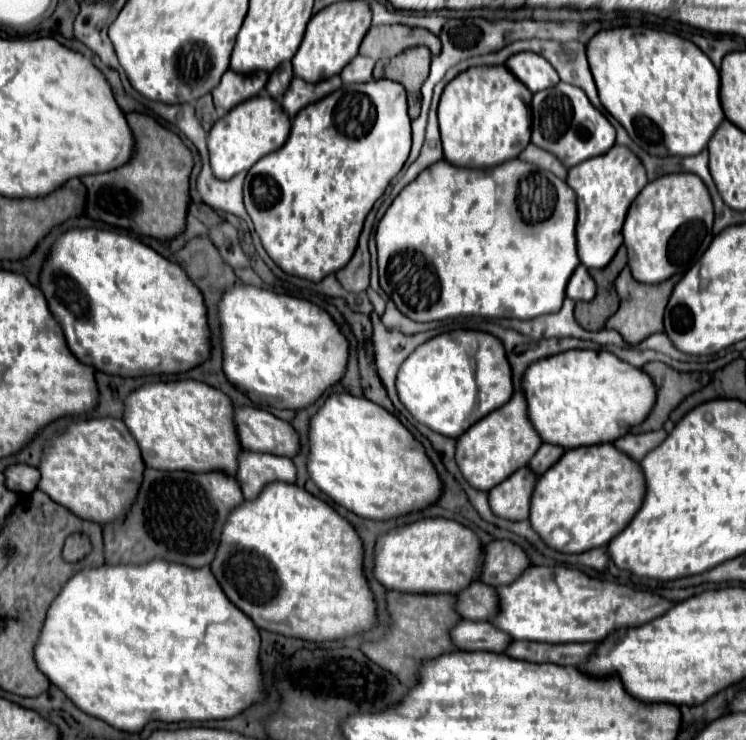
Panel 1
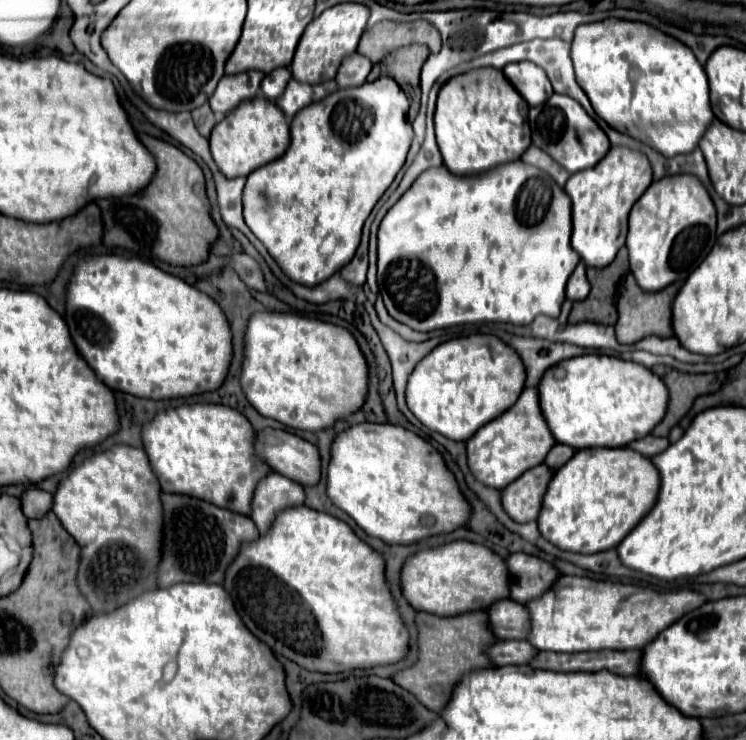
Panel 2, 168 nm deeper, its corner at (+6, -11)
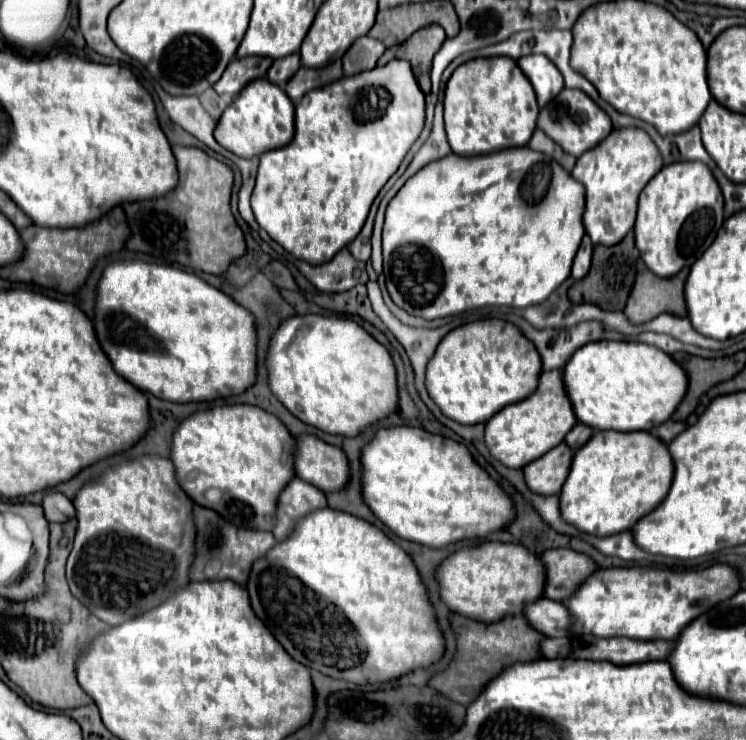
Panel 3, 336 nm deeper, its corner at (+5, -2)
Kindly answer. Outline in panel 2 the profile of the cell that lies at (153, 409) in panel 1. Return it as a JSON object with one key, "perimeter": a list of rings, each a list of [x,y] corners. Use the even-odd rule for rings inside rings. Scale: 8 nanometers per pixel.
{"perimeter":[[[182,404],[178,408],[168,408],[158,412],[150,424],[144,424],[142,428],[142,444],[148,454],[148,462],[164,492],[196,496],[246,516],[250,516],[250,500],[258,480],[270,472],[270,468],[254,454],[252,438],[254,430],[250,422],[234,408],[222,404]]]}

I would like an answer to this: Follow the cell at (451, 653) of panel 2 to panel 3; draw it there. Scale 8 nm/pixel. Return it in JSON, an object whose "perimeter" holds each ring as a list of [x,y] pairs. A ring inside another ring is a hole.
{"perimeter":[[[523,615],[507,617],[497,623],[489,623],[489,625],[465,621],[461,627],[453,627],[453,631],[459,643],[457,659],[453,659],[449,669],[433,675],[429,685],[461,705],[471,705],[471,701],[475,701],[483,693],[487,683],[495,679],[501,671],[505,671],[509,665],[519,663],[519,661],[539,659],[541,657],[539,641],[545,639],[543,635],[539,635],[539,631],[535,631],[527,623]]]}

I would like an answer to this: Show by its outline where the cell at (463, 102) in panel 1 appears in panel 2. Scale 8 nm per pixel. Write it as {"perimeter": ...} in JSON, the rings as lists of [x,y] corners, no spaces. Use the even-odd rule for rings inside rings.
{"perimeter":[[[482,68],[450,78],[440,88],[434,114],[444,166],[456,176],[472,176],[488,172],[498,164],[520,160],[522,152],[530,146],[526,112],[526,100],[518,96],[518,90],[502,76],[502,70]]]}

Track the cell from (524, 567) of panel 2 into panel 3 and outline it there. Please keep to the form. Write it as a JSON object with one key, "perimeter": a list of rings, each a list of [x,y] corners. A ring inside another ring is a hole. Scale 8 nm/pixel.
{"perimeter":[[[549,549],[541,555],[547,569],[545,597],[553,601],[563,601],[593,569],[599,569],[597,563],[573,549]]]}

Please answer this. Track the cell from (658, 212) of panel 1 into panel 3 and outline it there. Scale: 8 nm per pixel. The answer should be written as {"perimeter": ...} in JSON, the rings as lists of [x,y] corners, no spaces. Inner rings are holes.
{"perimeter":[[[681,161],[665,165],[641,191],[639,197],[639,211],[635,223],[635,245],[641,253],[645,265],[659,277],[673,277],[685,265],[693,265],[699,255],[713,243],[717,231],[723,225],[723,195],[719,185],[705,163],[699,161]]]}

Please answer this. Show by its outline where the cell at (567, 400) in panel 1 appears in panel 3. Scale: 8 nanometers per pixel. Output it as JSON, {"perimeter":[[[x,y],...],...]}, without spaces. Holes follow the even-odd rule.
{"perimeter":[[[639,341],[587,343],[563,367],[577,419],[593,429],[651,431],[665,423],[687,391],[687,373],[665,351]]]}

